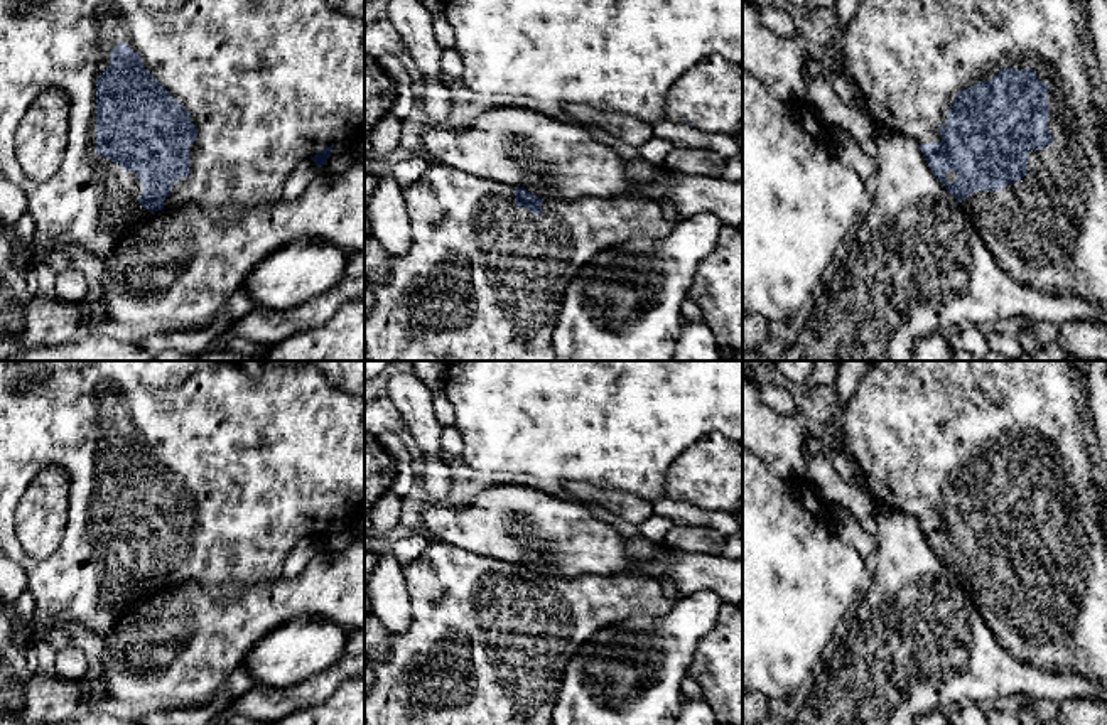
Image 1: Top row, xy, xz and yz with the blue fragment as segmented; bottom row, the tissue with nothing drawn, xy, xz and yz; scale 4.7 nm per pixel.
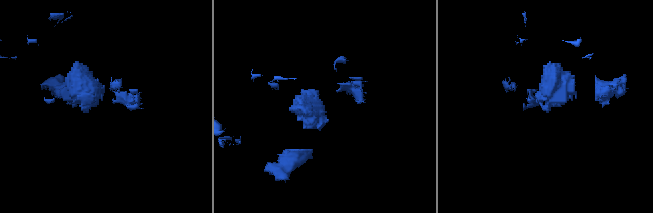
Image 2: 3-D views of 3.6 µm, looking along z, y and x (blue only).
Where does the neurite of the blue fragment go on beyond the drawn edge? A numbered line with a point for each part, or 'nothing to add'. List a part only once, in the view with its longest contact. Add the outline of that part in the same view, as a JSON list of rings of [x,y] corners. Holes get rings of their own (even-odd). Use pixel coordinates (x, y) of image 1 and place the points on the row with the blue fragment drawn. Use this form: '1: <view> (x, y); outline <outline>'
1: xy (269, 83); outline [[[0,0],[0,174],[25,192],[27,211],[35,221],[37,234],[59,244],[79,244],[105,261],[125,233],[159,214],[138,202],[143,184],[138,182],[135,170],[125,170],[120,164],[96,153],[96,78],[110,66],[110,51],[120,42],[127,42],[143,59],[143,67],[191,113],[191,121],[197,126],[197,140],[191,145],[191,174],[170,185],[170,196],[164,199],[165,209],[194,202],[216,221],[233,221],[253,206],[284,199],[284,187],[292,170],[319,150],[332,143],[336,147],[364,145],[364,17],[344,15],[327,0]],[[49,89],[61,89],[69,99],[68,145],[59,170],[47,180],[37,182],[22,170],[14,137],[29,106]]]

